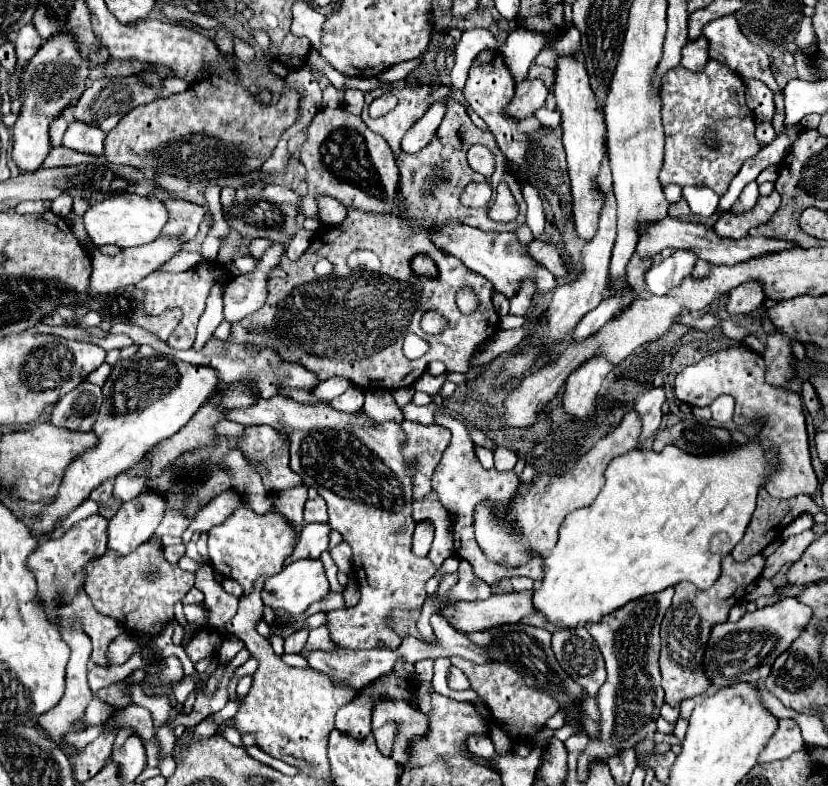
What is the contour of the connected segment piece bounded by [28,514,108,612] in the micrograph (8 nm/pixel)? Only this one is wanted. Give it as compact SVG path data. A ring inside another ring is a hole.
M92 514L86 520L74 524L62 538L40 542L36 552L28 556L28 568L32 568L36 576L36 586L40 592L40 600L44 600L44 612L52 612L54 608L66 606L74 600L76 592L86 582L86 564L106 552L106 524L108 520Z

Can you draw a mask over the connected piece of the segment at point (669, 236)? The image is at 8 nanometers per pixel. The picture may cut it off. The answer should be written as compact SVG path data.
M666 216L664 220L660 220L660 224L652 224L652 228L644 228L646 232L640 236L640 244L636 248L636 252L640 256L654 256L658 252L662 252L664 248L684 248L684 250L694 250L698 258L710 262L710 264L740 264L742 260L750 260L754 256L766 254L766 252L780 252L786 248L792 248L794 244L786 244L784 240L768 240L768 238L740 238L740 240L726 240L720 238L712 232L712 228L706 228L702 224L690 224L690 222L680 222L674 220L670 216Z

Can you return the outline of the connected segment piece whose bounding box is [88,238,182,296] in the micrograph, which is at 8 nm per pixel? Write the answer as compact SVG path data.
M156 238L152 244L144 244L140 248L126 248L116 256L106 256L96 248L94 256L92 256L92 276L90 276L88 296L104 296L120 286L138 284L144 276L154 272L168 258L172 258L180 248L182 248L182 244L176 238Z

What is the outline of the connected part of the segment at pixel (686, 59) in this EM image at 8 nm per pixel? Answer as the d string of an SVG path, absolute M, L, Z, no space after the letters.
M702 36L684 46L680 66L692 72L698 72L700 68L706 66L706 62L708 62L708 42Z

